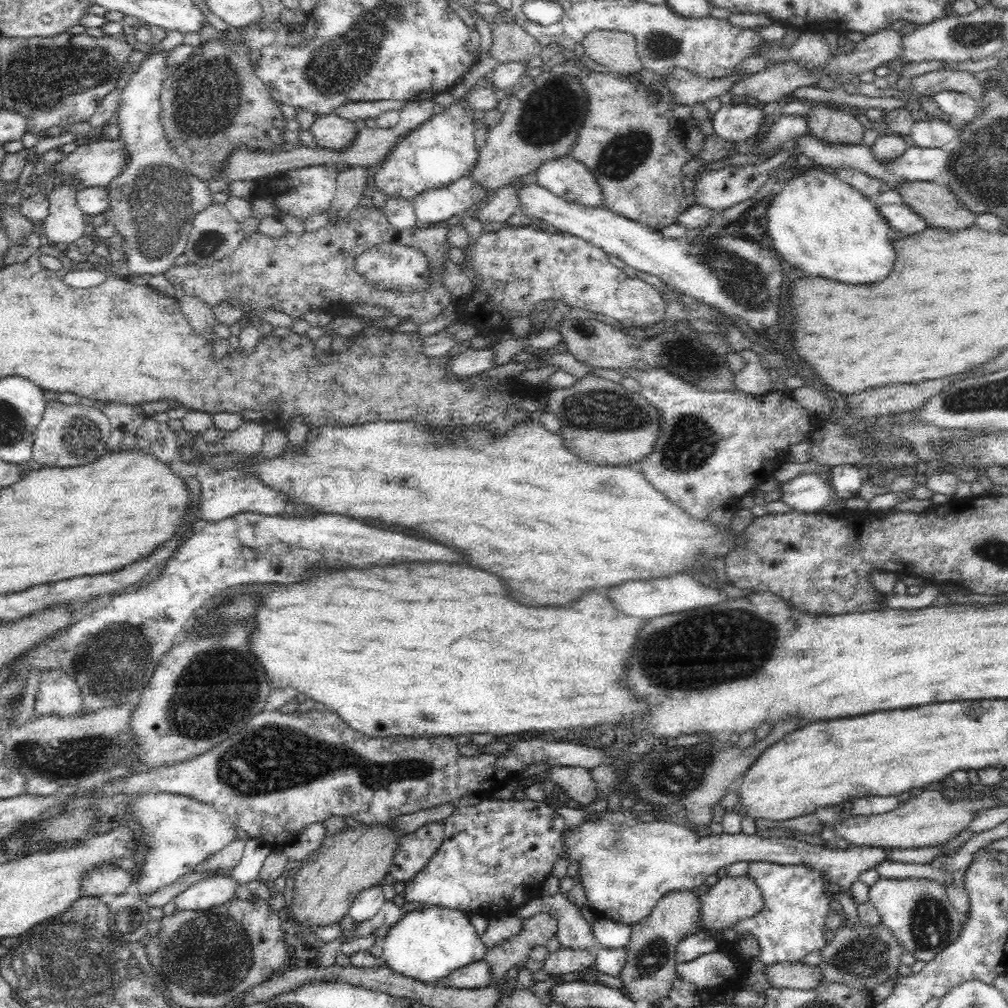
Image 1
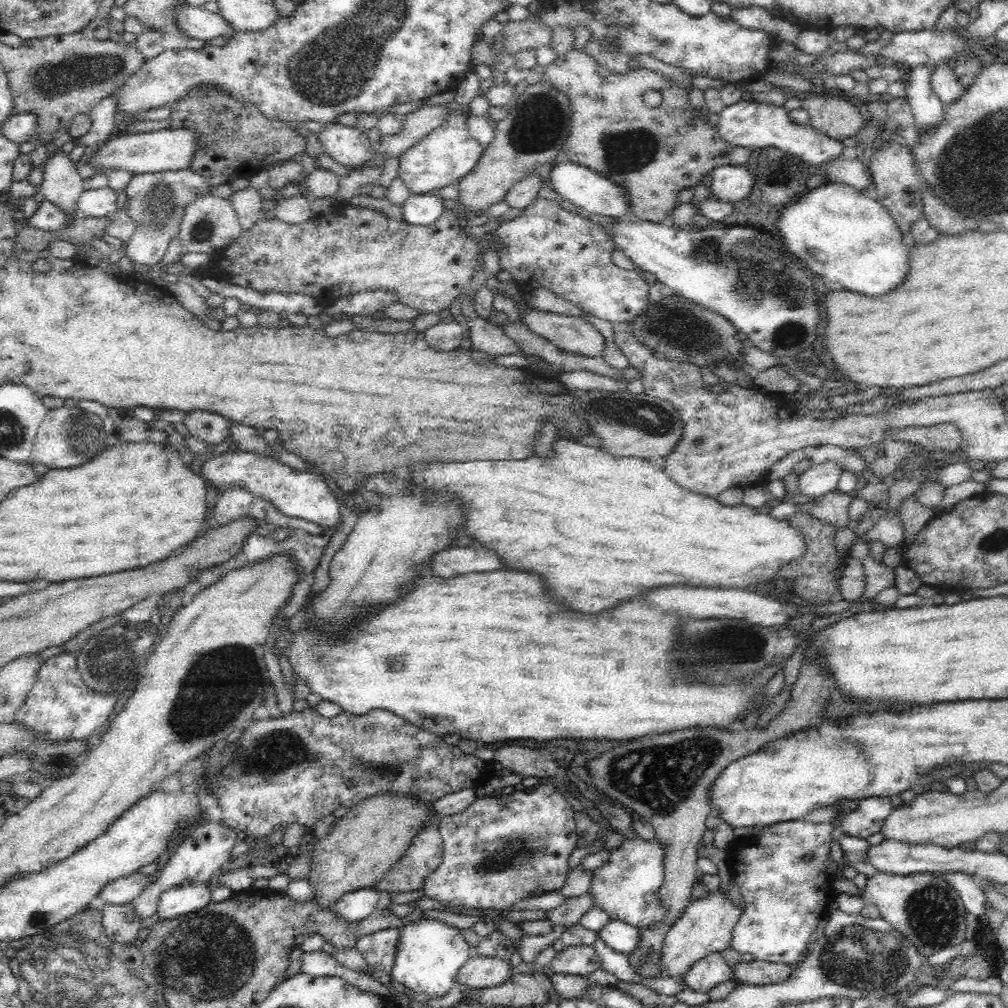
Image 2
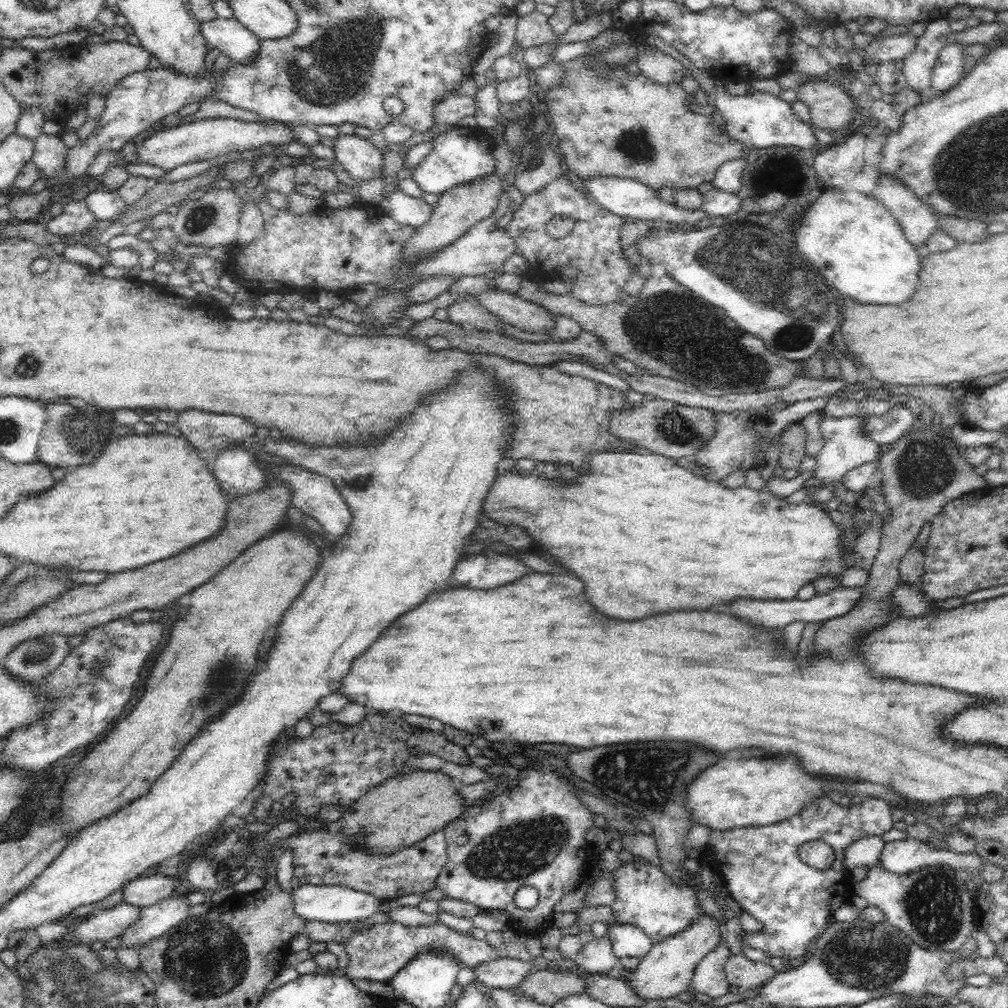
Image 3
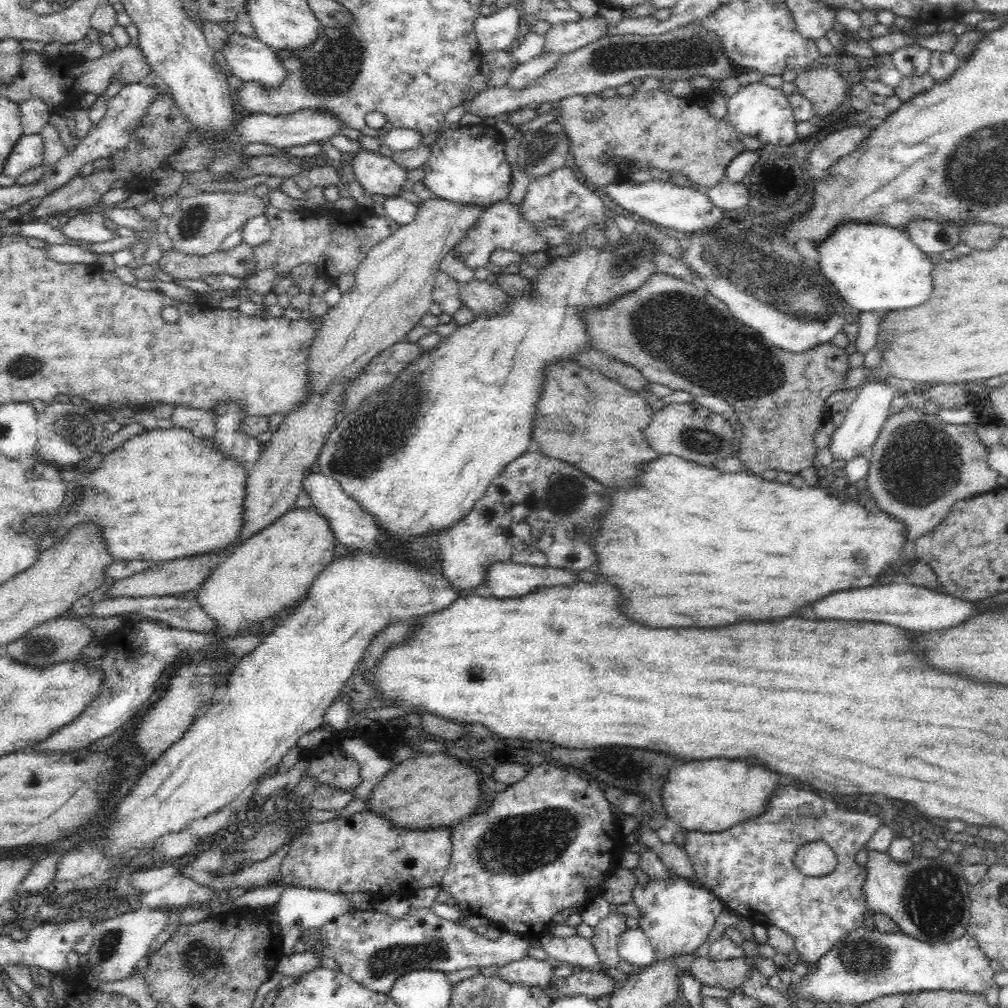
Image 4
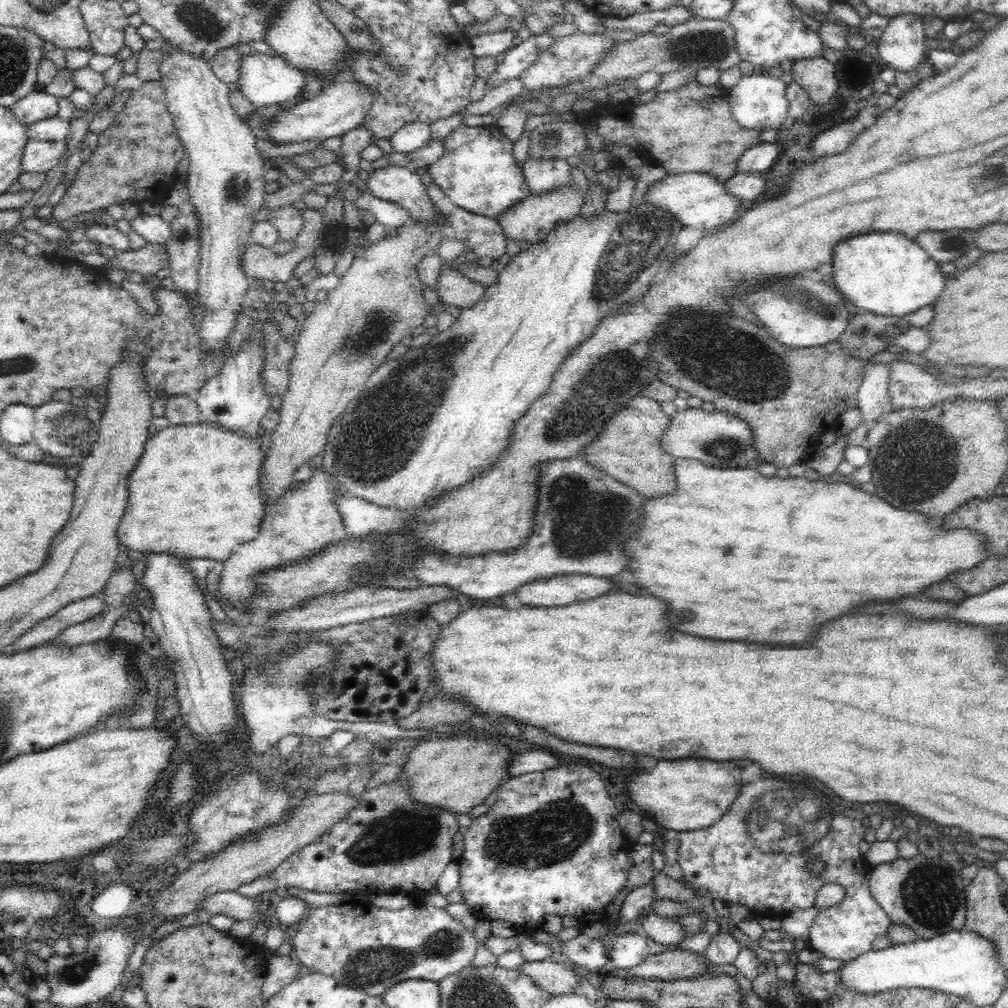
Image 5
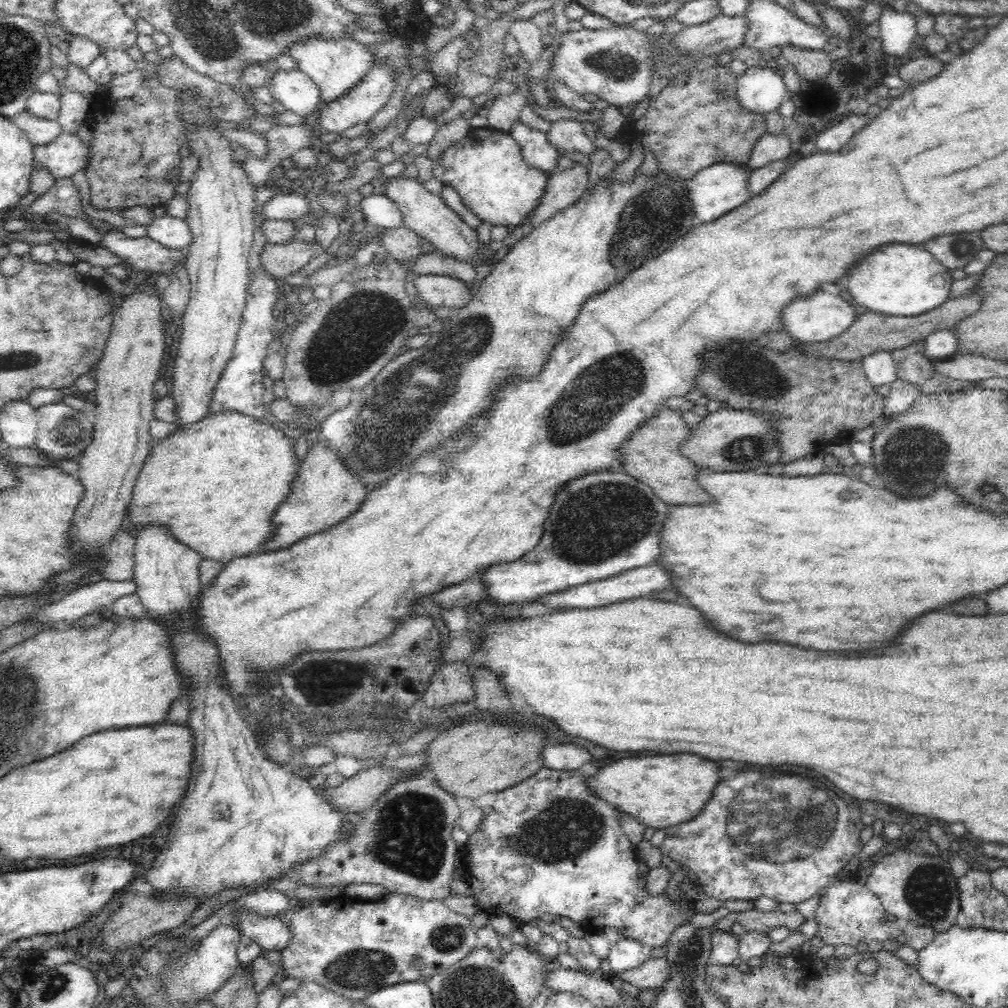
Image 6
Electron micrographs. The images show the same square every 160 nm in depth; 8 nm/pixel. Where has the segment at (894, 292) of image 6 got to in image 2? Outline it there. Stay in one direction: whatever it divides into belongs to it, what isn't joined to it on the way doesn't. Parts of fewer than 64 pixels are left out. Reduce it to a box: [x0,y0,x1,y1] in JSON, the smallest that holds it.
[776,177,908,296]

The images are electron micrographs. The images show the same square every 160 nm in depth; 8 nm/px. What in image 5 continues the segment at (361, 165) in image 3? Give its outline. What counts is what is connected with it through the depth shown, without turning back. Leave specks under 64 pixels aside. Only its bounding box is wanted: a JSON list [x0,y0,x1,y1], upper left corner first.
[364,166,435,222]

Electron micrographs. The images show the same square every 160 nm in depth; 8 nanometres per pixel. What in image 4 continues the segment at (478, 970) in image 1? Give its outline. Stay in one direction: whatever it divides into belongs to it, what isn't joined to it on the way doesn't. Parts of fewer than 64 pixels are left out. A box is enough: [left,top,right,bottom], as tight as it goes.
[495,958,555,987]

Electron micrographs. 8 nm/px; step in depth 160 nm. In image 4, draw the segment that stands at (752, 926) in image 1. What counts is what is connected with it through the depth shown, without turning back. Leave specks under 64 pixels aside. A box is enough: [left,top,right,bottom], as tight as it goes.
[685,786,884,963]

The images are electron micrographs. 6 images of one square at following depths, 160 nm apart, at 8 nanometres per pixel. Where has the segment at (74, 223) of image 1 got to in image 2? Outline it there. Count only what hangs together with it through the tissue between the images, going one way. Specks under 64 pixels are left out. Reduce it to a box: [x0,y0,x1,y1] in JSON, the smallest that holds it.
[39,146,84,229]

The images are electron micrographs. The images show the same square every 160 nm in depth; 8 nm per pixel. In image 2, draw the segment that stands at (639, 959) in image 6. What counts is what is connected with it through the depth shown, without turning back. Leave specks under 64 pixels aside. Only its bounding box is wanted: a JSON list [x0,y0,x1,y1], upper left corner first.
[597,920,640,955]

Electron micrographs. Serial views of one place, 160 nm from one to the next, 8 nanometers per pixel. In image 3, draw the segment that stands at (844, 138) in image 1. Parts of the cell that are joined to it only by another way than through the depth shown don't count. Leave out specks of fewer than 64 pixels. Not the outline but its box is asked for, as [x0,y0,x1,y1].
[798,78,856,132]

